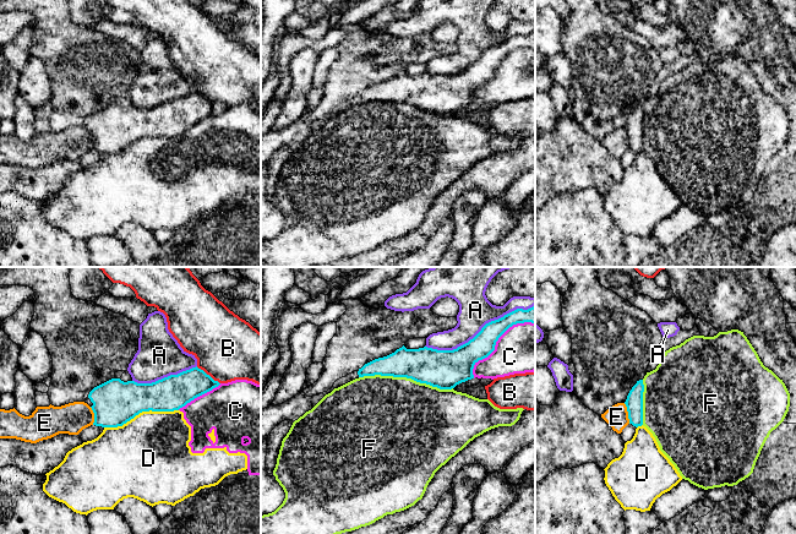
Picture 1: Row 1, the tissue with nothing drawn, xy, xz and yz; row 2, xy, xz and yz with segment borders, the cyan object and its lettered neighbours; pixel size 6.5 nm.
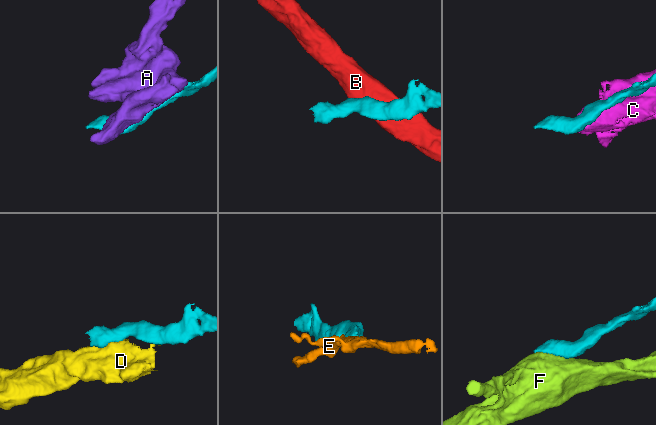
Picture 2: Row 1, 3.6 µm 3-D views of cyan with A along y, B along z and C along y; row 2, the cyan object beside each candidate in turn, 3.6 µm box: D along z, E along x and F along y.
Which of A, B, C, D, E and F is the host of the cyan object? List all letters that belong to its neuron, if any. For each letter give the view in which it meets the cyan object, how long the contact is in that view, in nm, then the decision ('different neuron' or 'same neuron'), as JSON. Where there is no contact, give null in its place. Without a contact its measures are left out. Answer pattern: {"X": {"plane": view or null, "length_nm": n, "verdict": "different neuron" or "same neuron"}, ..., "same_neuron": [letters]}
{"A": {"plane": "xz", "length_nm": 750, "verdict": "different neuron"}, "B": {"plane": "xy", "length_nm": 200, "verdict": "different neuron"}, "C": {"plane": "xz", "length_nm": 550, "verdict": "different neuron"}, "D": {"plane": "xy", "length_nm": 500, "verdict": "different neuron"}, "E": {"plane": "yz", "length_nm": 140, "verdict": "different neuron"}, "F": {"plane": "xz", "length_nm": 600, "verdict": "different neuron"}, "same_neuron": []}

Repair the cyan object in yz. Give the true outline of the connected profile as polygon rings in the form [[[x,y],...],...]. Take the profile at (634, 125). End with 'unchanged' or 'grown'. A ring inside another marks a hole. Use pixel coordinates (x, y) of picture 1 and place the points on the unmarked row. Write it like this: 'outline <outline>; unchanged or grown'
outline [[[639,105],[632,113],[625,127],[628,137],[629,149],[632,149],[636,153],[643,151],[643,118],[643,105]]]; unchanged

